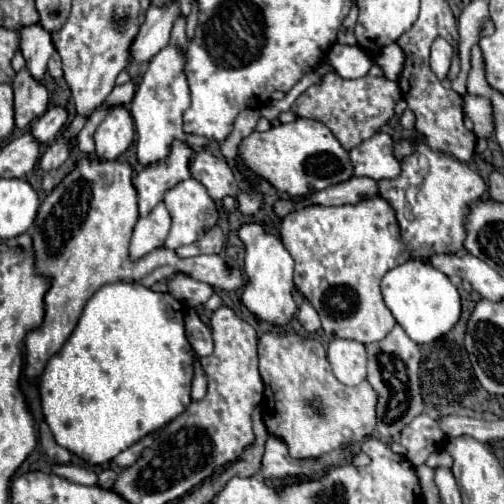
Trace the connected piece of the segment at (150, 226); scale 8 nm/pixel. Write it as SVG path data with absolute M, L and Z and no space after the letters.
M160 202L146 218L140 218L136 222L134 234L132 234L132 244L130 244L130 258L138 260L138 258L146 256L148 252L152 252L154 248L164 246L168 228L170 228L170 214L168 214L164 202Z

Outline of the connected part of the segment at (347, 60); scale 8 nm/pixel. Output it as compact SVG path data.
M334 44L330 48L328 60L342 78L362 78L374 64L374 60L360 46L342 44Z

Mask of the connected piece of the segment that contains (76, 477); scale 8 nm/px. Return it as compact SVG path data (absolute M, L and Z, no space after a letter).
M70 464L68 470L66 470L66 478L72 480L72 482L78 482L78 484L86 484L86 486L96 486L98 484L98 476L82 466L74 466Z

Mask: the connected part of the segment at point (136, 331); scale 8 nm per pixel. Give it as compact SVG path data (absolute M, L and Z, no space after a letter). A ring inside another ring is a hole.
M114 282L114 284L106 284L104 288L100 288L84 306L84 312L74 328L74 332L70 334L70 338L66 340L66 344L62 346L62 350L58 354L54 354L46 368L44 374L40 378L40 400L42 400L42 412L44 412L44 420L50 426L56 442L66 448L68 452L76 454L78 458L90 462L90 464L104 464L110 462L116 454L120 454L124 448L132 446L136 440L144 438L146 434L162 428L164 424L172 422L176 416L180 416L180 412L184 412L184 408L188 408L190 400L190 384L192 384L192 376L194 376L194 364L196 354L192 352L192 346L186 340L186 332L184 332L184 312L182 306L172 300L168 294L158 294L142 284L136 282Z

